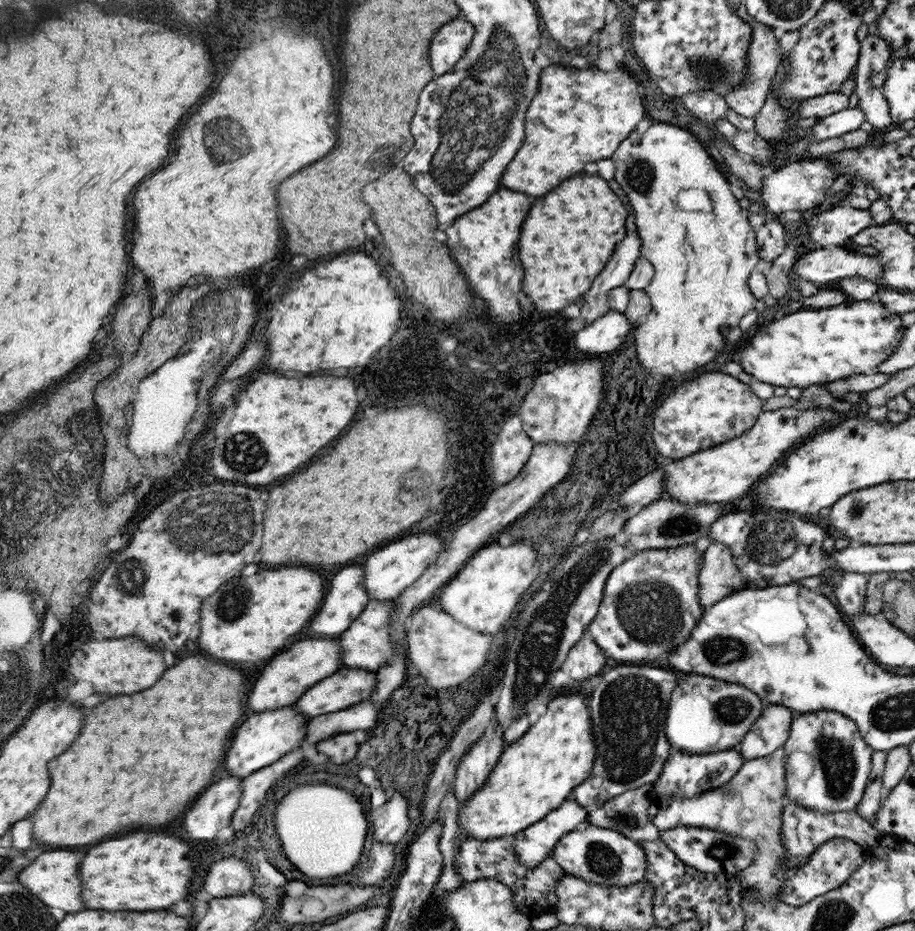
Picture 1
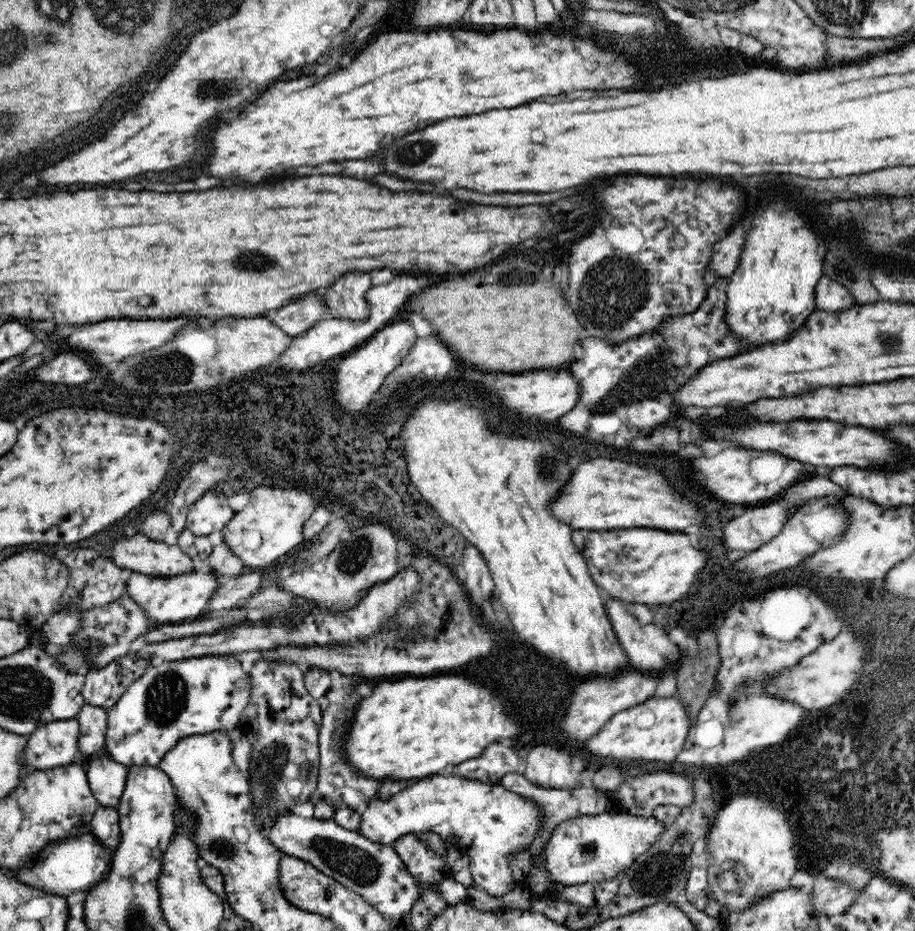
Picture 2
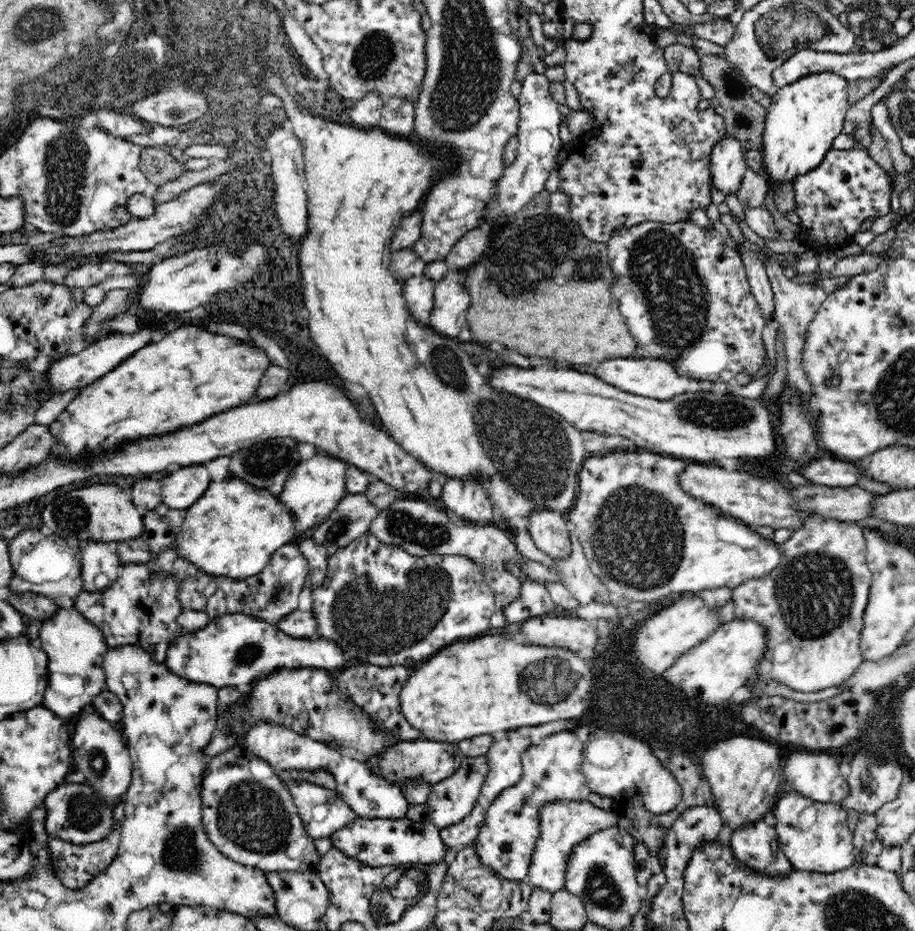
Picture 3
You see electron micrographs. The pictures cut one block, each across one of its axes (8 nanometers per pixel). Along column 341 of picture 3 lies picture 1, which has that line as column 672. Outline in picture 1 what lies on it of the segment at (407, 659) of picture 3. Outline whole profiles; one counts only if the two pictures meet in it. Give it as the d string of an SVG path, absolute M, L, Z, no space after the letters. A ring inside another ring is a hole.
M695 544L669 550L643 550L613 568L605 584L601 608L589 624L589 634L605 648L605 656L619 664L651 664L653 658L689 640L691 630L703 616L697 590L701 556L703 552Z

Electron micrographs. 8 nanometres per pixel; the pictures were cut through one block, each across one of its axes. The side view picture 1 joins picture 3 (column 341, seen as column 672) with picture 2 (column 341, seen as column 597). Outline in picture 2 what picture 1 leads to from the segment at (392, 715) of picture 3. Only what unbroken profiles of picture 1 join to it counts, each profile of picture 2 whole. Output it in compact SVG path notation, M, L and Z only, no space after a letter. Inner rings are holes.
M344 676L344 684L340 688L330 688L326 692L326 706L322 708L322 722L320 722L320 774L318 774L318 796L326 798L334 808L354 808L364 812L370 802L376 800L376 792L380 790L380 780L374 780L370 776L362 776L348 764L344 758L344 744L350 740L348 732L352 730L352 718L356 716L356 710L360 708L362 700L356 690L360 684L364 684L360 676Z

